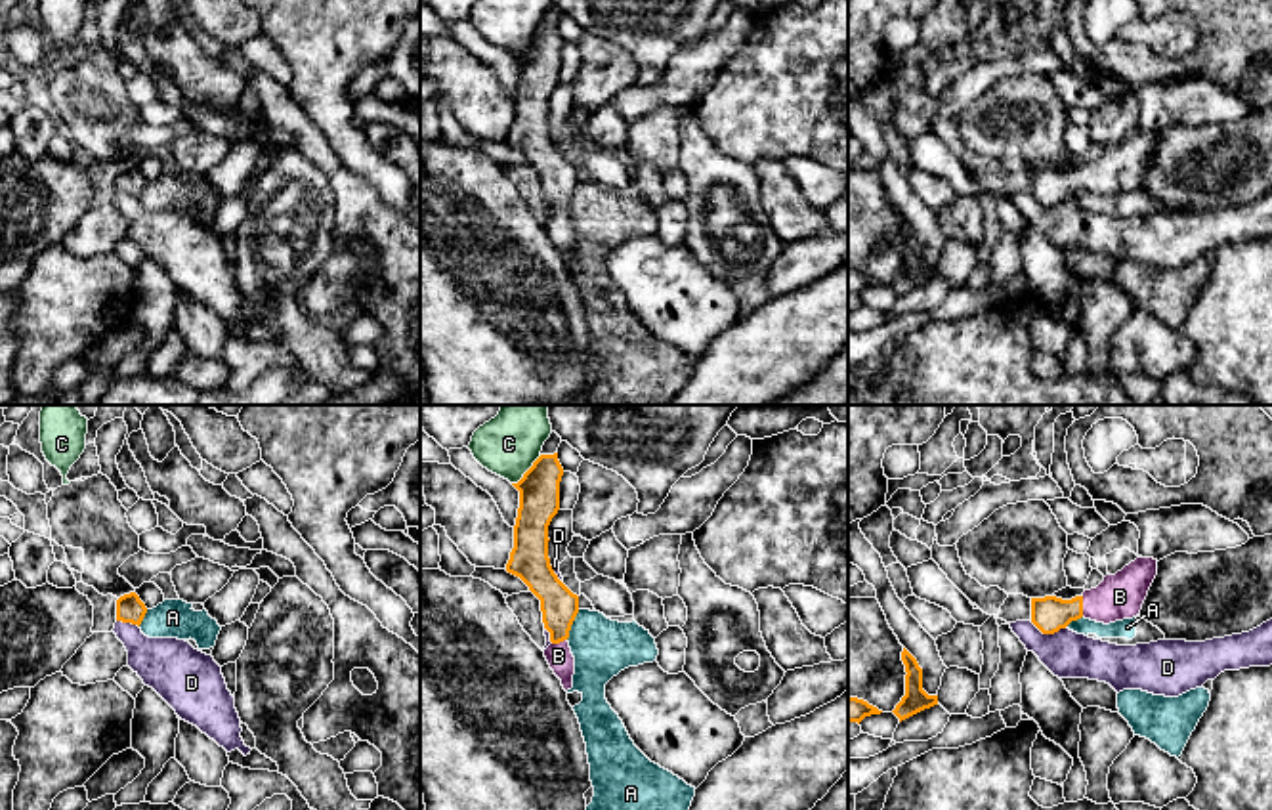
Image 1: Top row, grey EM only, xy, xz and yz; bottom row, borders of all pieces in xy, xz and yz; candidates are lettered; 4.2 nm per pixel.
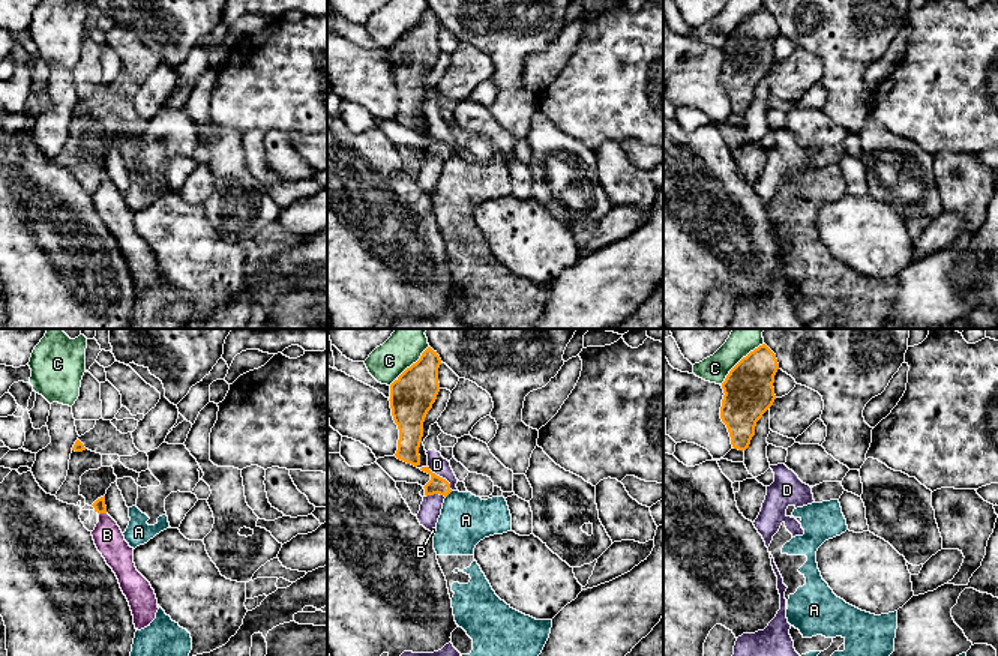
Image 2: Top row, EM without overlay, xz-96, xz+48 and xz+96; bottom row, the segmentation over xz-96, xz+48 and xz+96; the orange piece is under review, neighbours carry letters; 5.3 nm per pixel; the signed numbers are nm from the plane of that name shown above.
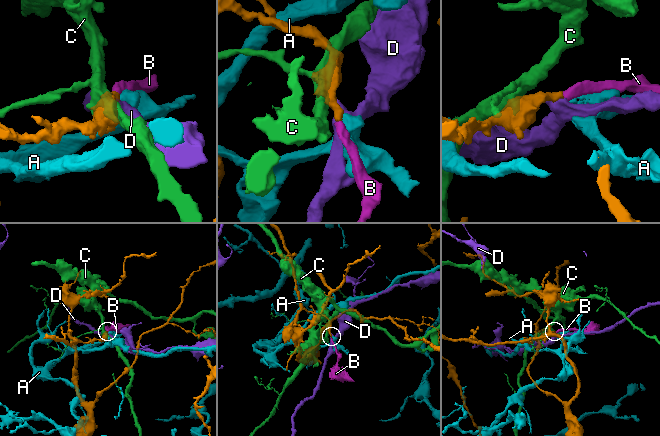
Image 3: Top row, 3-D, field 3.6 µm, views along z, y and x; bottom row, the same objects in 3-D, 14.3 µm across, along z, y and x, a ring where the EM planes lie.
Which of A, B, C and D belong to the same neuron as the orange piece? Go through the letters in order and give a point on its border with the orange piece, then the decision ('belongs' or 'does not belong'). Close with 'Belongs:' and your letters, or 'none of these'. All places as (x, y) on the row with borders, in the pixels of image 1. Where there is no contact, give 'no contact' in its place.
A: contact xz (572, 623); does not belong
B: contact yz (1081, 606); belongs
C: contact xz (528, 470); does not belong
D: contact yz (1047, 633); does not belong
Belongs: B

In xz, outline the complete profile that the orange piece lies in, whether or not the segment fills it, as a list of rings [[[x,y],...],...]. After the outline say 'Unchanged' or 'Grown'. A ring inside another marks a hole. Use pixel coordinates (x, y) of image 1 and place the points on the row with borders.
[[[558,453],[541,455],[523,478],[512,483],[519,491],[519,508],[506,571],[519,577],[541,600],[542,623],[552,642],[542,651],[567,692],[575,674],[567,638],[579,613],[579,596],[558,579],[548,558],[548,525],[560,510],[562,476]]]. Grown

